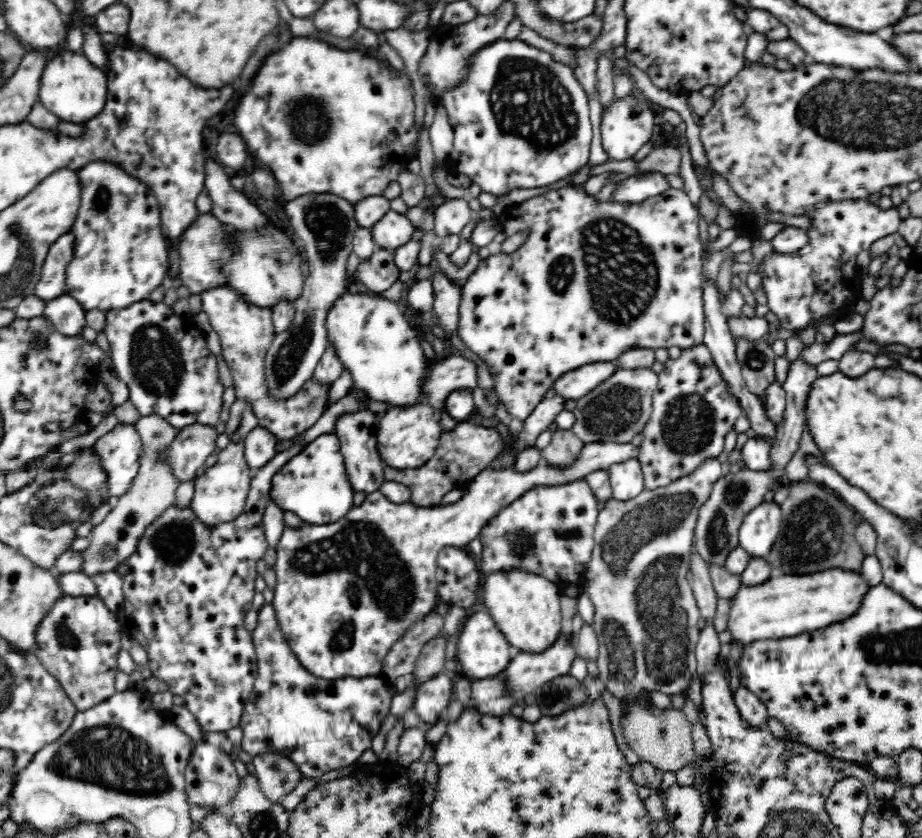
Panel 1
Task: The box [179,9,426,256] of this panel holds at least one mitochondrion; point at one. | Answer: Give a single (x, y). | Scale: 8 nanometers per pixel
(310, 113)

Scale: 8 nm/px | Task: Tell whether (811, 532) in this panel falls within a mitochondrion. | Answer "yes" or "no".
yes

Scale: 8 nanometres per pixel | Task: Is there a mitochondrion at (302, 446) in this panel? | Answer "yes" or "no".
no

